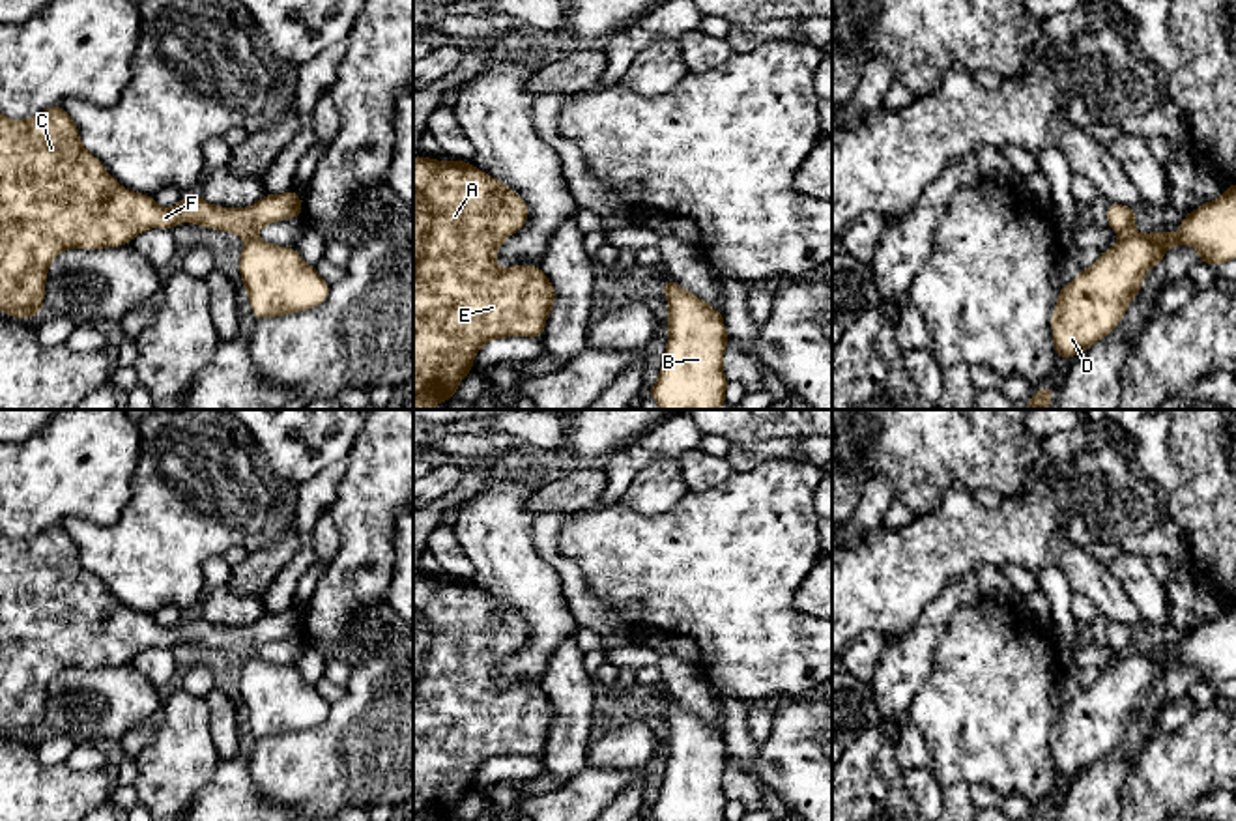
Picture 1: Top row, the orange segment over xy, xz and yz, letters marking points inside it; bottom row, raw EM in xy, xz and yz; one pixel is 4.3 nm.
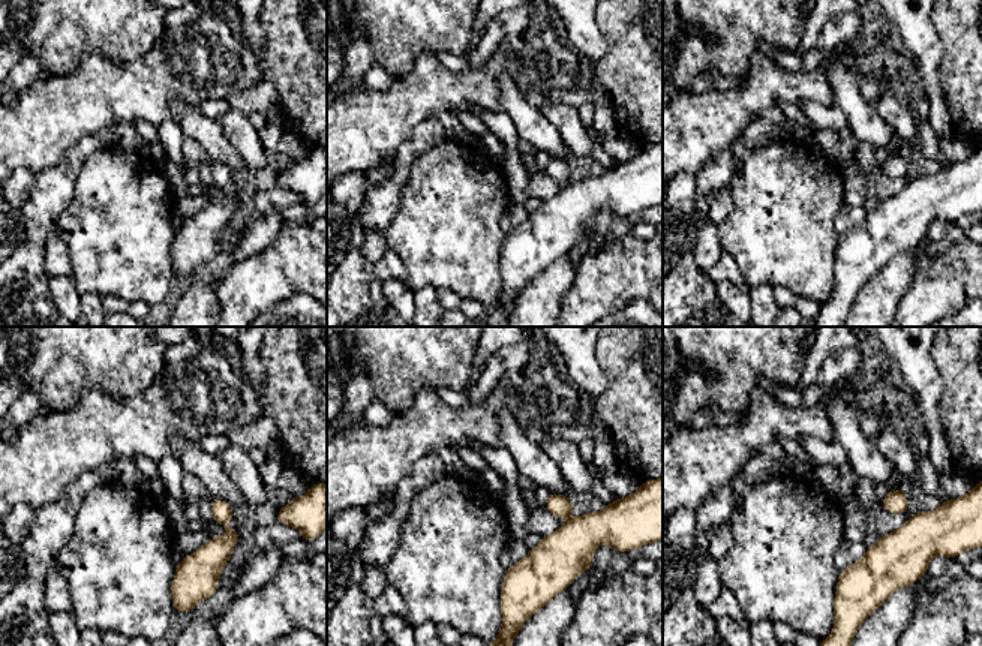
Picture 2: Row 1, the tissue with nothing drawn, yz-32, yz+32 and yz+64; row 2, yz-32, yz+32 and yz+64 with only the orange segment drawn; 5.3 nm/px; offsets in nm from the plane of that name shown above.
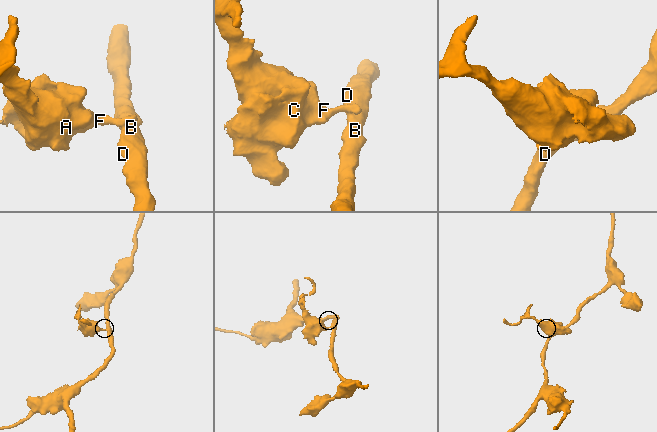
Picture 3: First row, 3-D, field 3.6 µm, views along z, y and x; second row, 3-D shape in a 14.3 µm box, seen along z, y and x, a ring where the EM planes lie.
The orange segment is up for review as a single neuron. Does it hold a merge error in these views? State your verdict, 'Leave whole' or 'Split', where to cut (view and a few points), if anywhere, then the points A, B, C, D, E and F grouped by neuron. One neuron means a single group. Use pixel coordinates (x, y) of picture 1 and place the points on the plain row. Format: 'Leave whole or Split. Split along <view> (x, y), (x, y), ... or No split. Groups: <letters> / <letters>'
Split. Split along yz (1134, 649), (1121, 659). Groups: A C E F / B D

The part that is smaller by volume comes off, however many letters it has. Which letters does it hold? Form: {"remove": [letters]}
{"remove": ["A", "C", "E", "F"]}

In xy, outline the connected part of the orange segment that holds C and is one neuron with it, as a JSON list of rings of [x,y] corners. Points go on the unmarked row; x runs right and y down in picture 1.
[[[54,524],[36,537],[11,539],[0,533],[0,727],[11,737],[39,735],[45,720],[50,681],[67,668],[110,668],[131,662],[150,647],[172,649],[180,641],[237,653],[247,658],[258,647],[303,636],[301,612],[264,613],[249,627],[223,627],[187,612],[174,627],[161,627],[153,613],[122,606],[103,582],[80,563],[80,550],[62,524]]]

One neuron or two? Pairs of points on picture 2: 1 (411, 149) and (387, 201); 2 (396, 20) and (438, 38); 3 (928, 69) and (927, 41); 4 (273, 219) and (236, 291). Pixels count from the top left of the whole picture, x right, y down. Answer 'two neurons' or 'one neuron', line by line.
1: one neuron
2: one neuron
3: one neuron
4: two neurons

